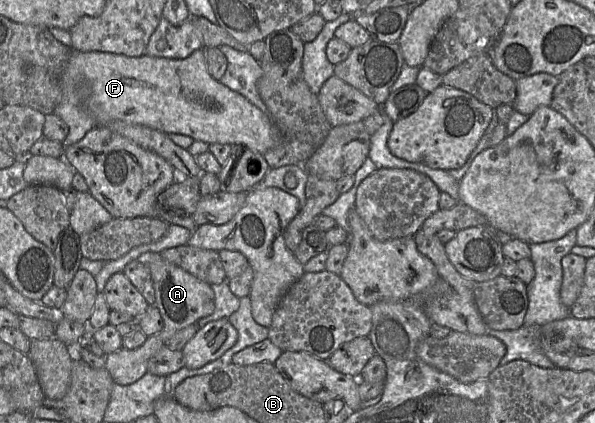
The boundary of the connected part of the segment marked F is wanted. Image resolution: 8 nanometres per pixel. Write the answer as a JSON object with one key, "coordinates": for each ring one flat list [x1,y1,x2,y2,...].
{"coordinates":[[200,48,194,51,191,55,184,59,169,59,164,57,153,57,148,55,142,55,140,57,128,57,122,54,107,53,107,52,81,52,81,51,71,51,68,62,65,68,66,72,71,74,71,77,82,76,90,86,90,95,89,97,80,104,73,104,64,100,62,96,62,75,61,75,61,100,56,106,54,113,59,116,69,128,68,134,62,144,68,147,71,144,74,144,81,140,88,131,93,129,96,126,107,125,112,121,123,121,129,124,142,125,152,129,162,131,166,134,178,133,183,134,189,137,192,137,194,140,203,141,205,143,213,144,229,144,229,145,242,145,255,152,260,154,265,154,267,151,277,147,282,143,282,136,278,128,275,126,271,117,267,114,264,114,259,108,252,104,240,93,231,90,227,86,223,85,220,81,214,79,208,72,206,66,206,56,205,48]]}

